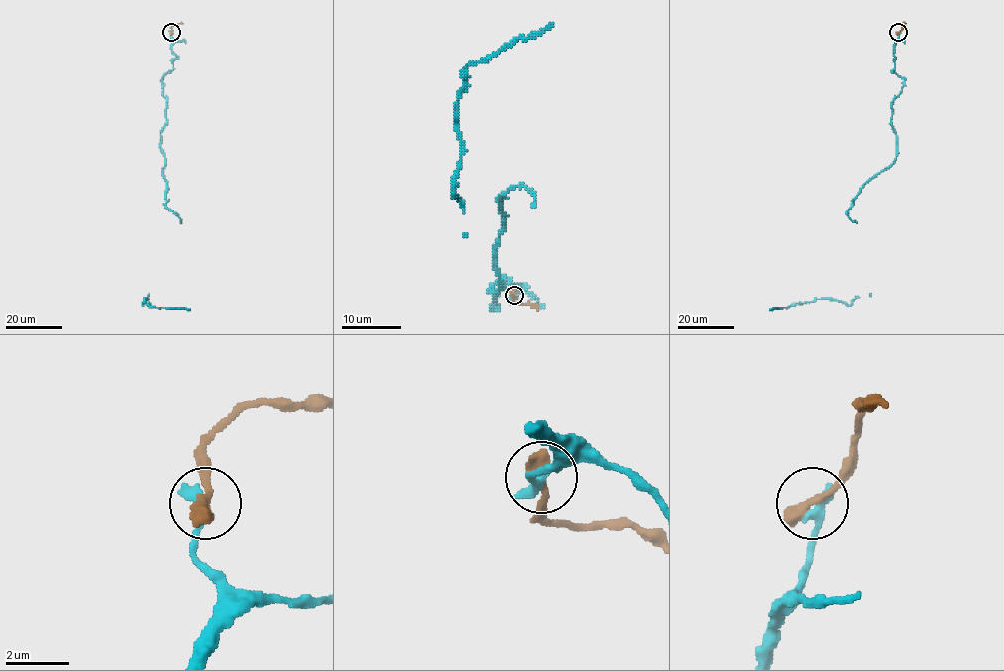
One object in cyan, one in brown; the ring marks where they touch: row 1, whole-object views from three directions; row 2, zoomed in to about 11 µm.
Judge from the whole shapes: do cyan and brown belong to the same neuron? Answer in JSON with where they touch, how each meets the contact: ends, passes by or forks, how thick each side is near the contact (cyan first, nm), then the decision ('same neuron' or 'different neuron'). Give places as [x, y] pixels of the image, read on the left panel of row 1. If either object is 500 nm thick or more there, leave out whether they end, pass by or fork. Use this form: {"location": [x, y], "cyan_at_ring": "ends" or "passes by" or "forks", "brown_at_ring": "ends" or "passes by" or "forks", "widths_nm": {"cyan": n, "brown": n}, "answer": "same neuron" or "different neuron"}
{"location": [171, 32], "cyan_at_ring": "ends", "brown_at_ring": "ends", "widths_nm": {"cyan": 420, "brown": 480}, "answer": "different neuron"}

